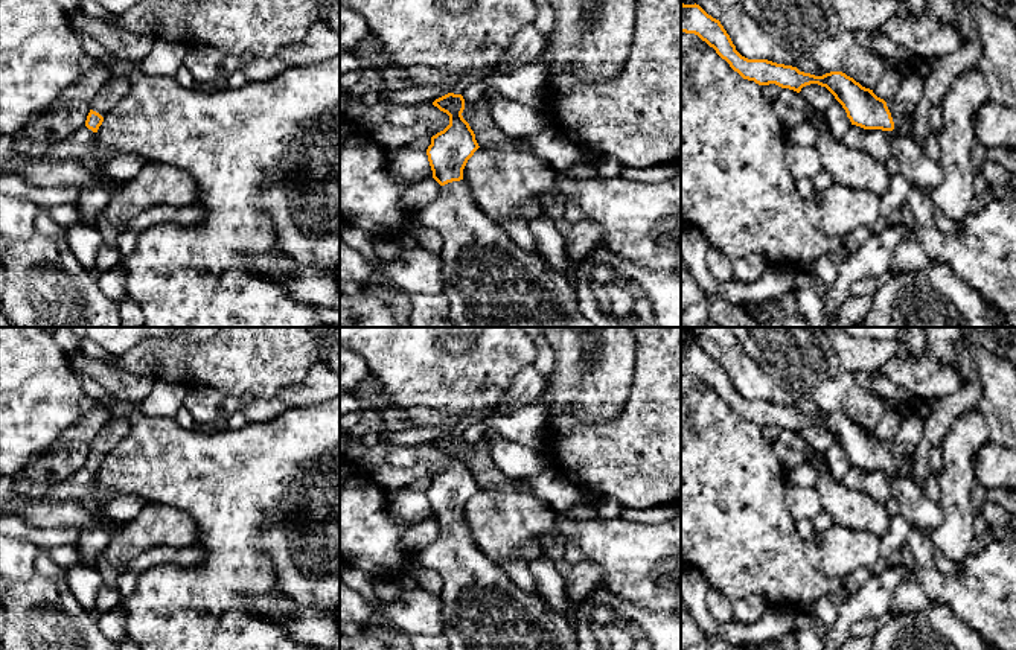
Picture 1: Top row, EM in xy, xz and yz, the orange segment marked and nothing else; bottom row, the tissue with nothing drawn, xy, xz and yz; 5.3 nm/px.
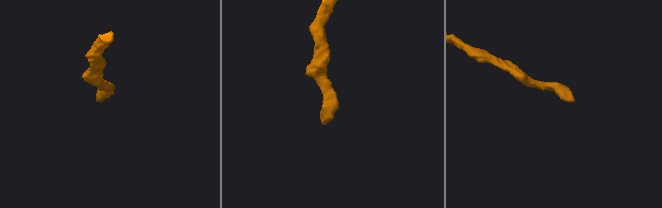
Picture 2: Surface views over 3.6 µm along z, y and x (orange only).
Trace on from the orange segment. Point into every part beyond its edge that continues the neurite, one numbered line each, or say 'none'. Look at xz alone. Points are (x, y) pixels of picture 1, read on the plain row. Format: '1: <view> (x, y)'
1: xz (483, 609)

